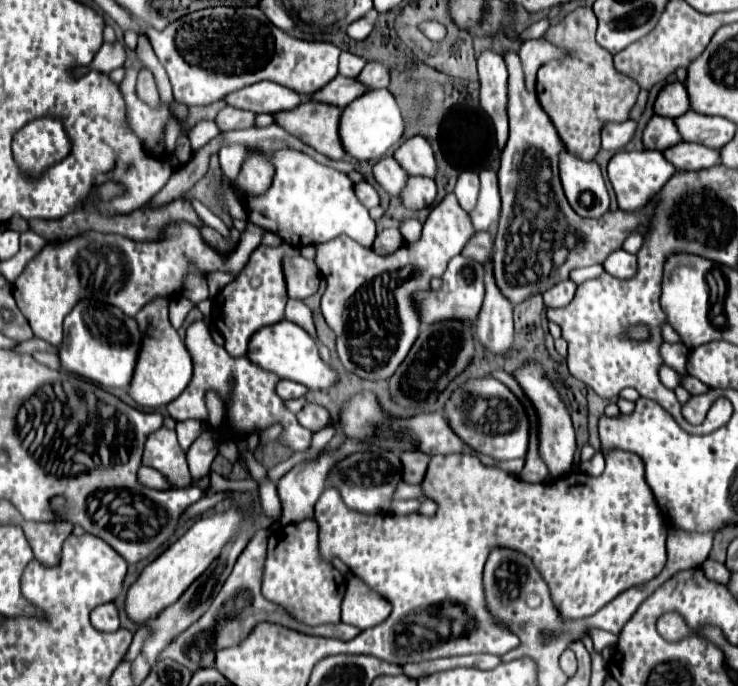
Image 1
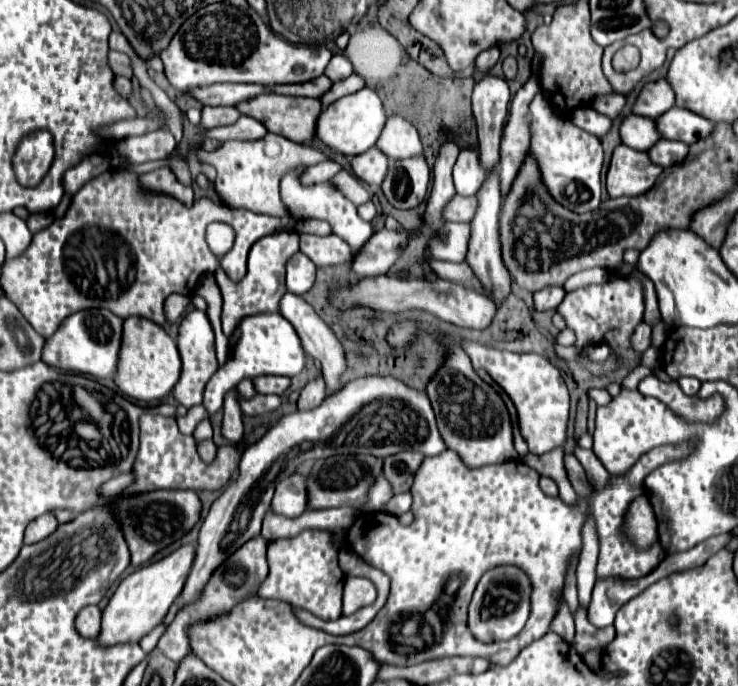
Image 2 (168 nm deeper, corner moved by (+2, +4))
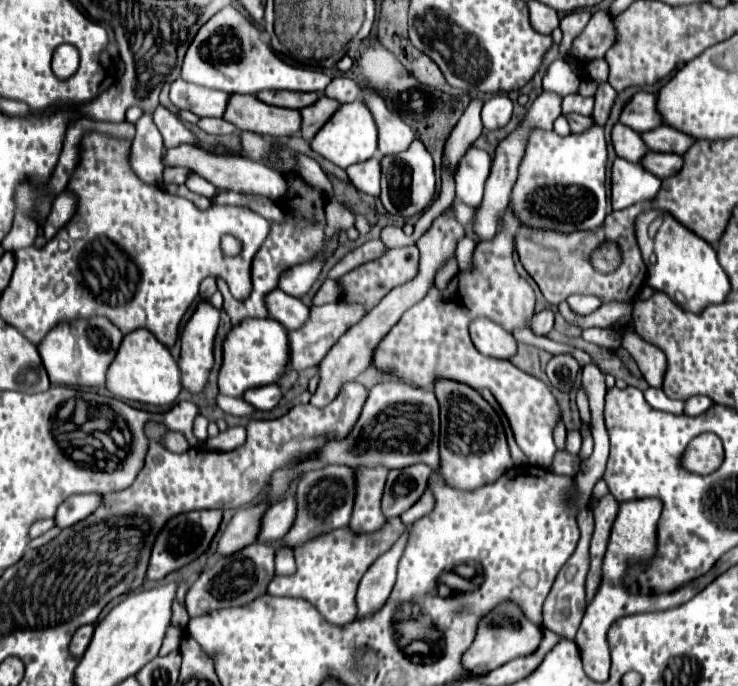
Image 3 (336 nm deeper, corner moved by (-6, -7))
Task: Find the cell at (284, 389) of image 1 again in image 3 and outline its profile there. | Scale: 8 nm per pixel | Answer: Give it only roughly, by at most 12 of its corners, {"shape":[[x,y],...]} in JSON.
{"shape":[[277,384],[251,388],[241,396],[255,410],[281,400]]}

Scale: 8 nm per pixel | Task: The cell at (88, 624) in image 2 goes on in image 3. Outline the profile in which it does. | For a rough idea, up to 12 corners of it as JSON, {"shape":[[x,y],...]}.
{"shape":[[93,624],[81,626],[69,644],[73,656],[81,656],[91,642]]}

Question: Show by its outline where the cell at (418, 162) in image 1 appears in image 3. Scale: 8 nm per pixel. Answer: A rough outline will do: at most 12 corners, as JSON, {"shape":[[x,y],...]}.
{"shape":[[375,90],[361,94],[379,130],[379,154],[403,152],[413,130]]}

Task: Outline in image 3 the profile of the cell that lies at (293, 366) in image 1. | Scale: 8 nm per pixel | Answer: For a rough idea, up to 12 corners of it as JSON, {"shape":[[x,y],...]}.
{"shape":[[243,320],[223,342],[219,392],[273,384],[287,368],[287,330]]}

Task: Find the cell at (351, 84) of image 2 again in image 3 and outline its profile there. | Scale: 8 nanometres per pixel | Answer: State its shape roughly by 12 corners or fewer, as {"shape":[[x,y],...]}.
{"shape":[[321,96],[301,108],[301,138],[309,142],[331,118],[337,100]]}

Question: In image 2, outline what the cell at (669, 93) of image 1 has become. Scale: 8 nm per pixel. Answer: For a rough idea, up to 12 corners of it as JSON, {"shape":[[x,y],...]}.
{"shape":[[665,79],[643,87],[633,113],[657,119],[675,105]]}

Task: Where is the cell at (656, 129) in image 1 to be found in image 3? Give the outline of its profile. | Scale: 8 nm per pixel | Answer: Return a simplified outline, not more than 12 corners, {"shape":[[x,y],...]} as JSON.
{"shape":[[613,126],[615,154],[629,162],[641,162],[647,146],[635,130]]}

